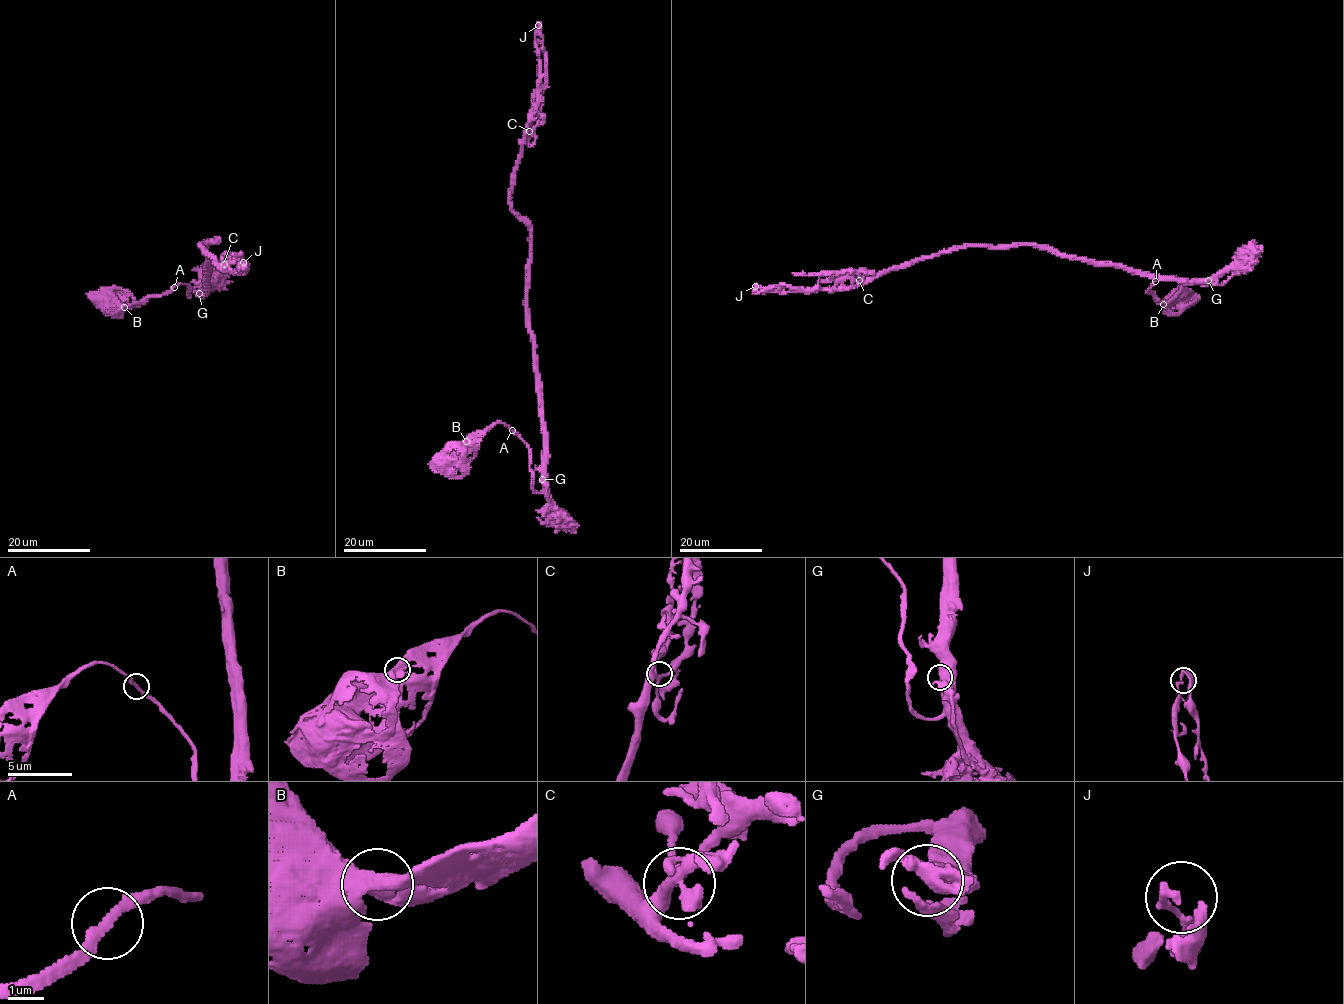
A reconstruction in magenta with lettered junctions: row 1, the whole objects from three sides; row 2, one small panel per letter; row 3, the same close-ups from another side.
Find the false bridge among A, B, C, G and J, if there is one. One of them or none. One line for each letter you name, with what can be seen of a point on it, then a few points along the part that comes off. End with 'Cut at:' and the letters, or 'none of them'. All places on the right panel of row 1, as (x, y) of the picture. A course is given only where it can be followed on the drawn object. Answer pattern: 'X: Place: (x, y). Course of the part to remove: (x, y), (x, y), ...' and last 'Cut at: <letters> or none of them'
Cut at: none of them

